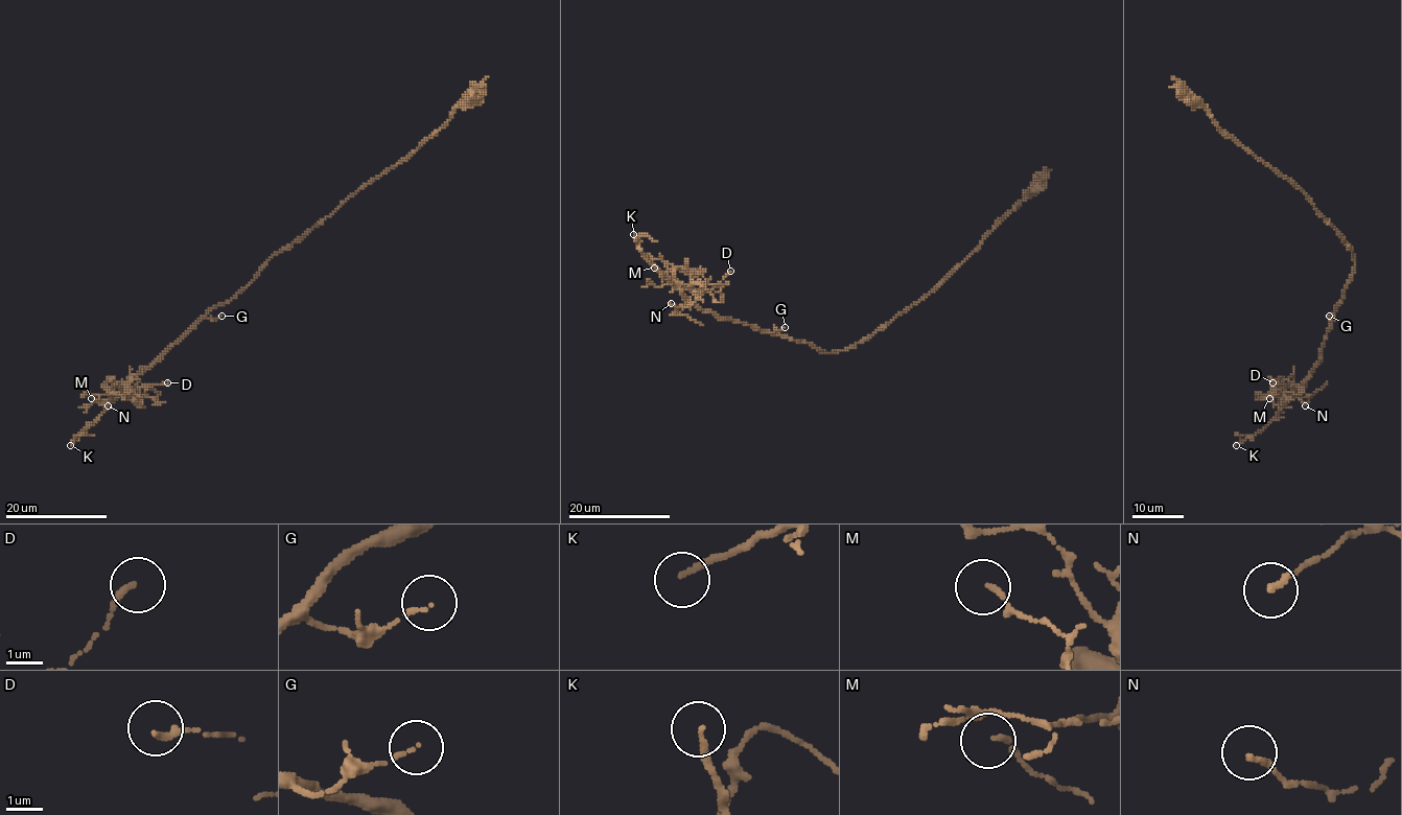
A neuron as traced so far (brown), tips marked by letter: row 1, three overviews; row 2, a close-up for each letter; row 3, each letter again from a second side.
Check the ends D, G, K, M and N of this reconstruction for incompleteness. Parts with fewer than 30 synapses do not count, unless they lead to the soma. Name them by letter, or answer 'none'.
K

